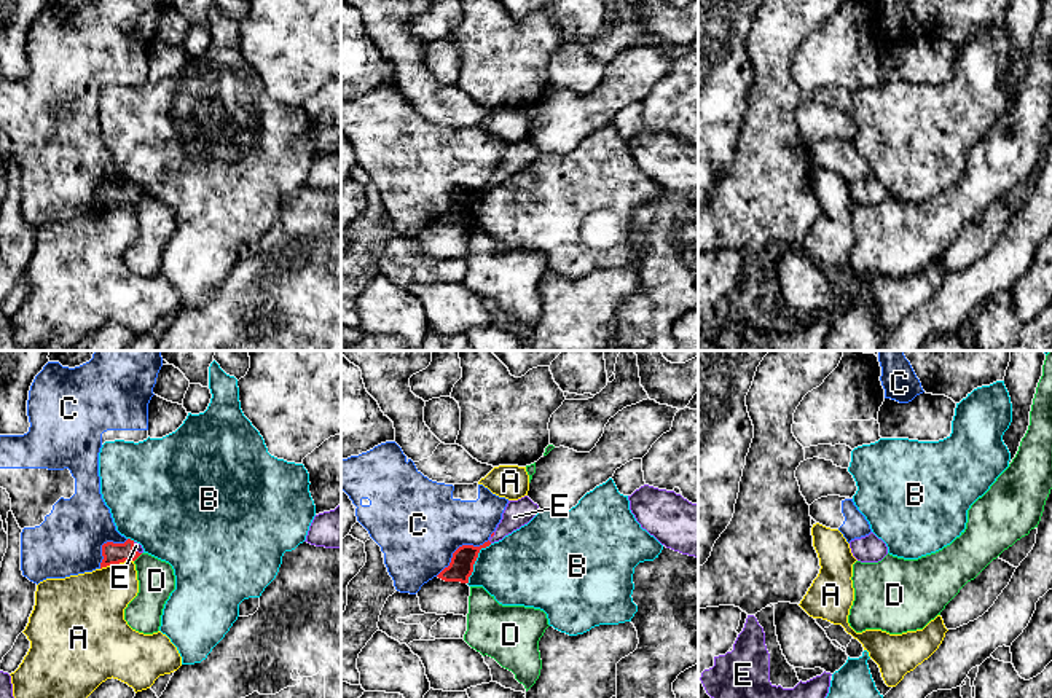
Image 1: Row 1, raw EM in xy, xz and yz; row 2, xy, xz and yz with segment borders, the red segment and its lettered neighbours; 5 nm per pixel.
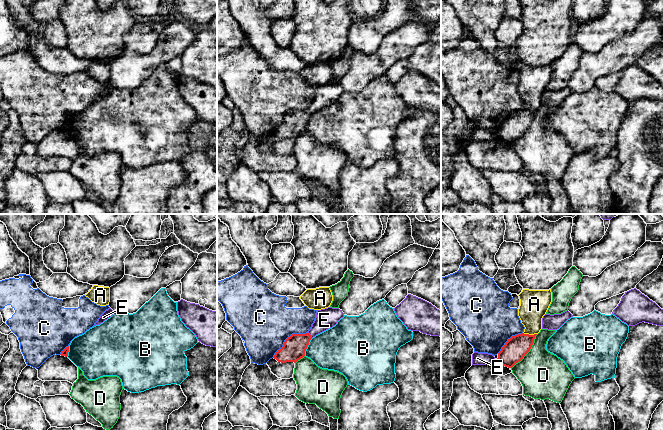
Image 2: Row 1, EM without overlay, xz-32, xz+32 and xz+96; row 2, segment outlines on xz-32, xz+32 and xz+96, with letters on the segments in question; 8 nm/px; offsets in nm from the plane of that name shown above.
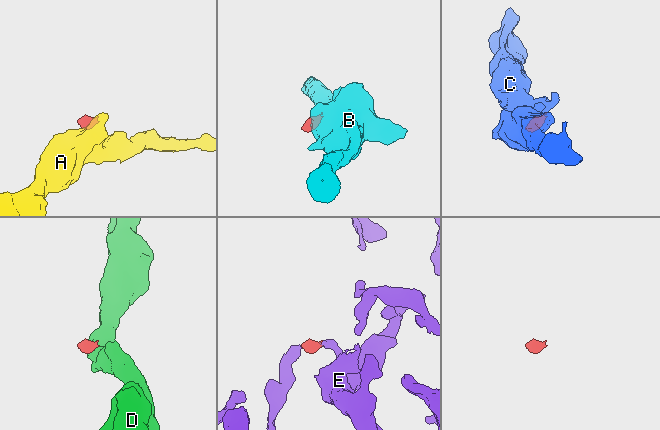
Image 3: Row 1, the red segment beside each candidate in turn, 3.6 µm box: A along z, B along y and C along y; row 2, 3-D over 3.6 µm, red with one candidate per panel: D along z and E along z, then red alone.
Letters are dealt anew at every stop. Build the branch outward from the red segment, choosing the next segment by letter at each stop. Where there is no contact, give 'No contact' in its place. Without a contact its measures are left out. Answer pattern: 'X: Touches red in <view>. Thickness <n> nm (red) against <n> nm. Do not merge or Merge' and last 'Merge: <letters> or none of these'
A: Touches red in xy. Thickness 110 nm (red) against 320 nm. Do not merge
B: Touches red in xz. Thickness 120 nm (red) against 360 nm. Do not merge
C: Touches red in xz. Thickness 120 nm (red) against 440 nm. Do not merge
D: Touches red in xy. Thickness 110 nm (red) against 190 nm. Do not merge
E: Touches red in xy. Thickness 110 nm (red) against 50 nm. Merge
Merge: E

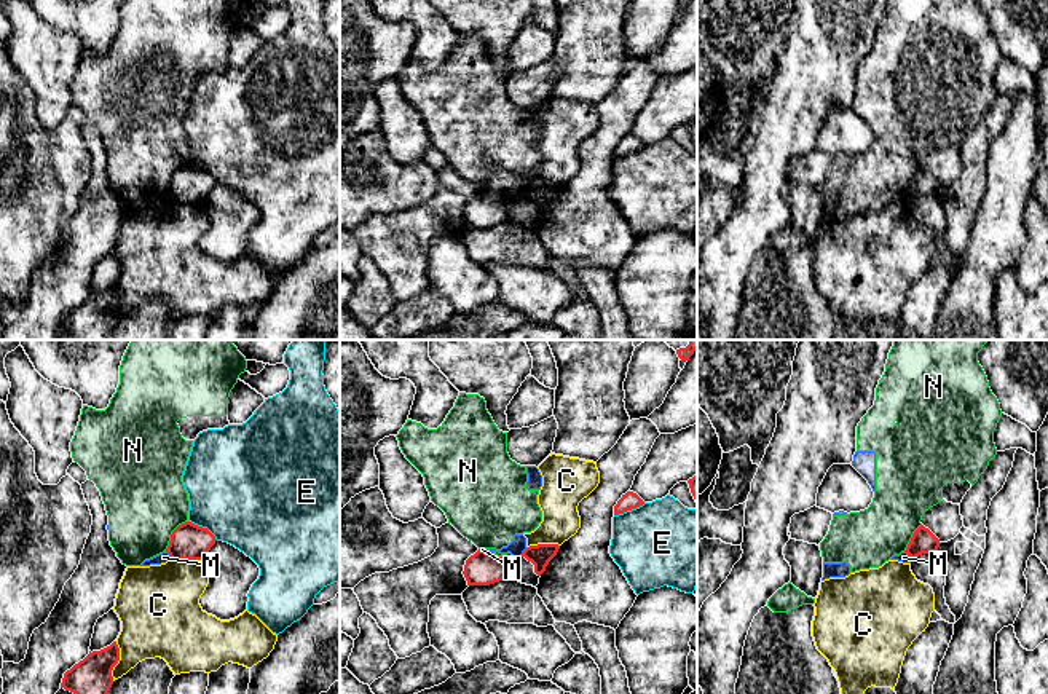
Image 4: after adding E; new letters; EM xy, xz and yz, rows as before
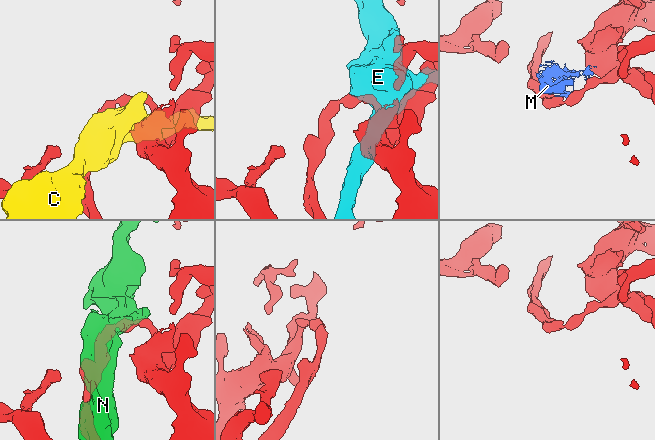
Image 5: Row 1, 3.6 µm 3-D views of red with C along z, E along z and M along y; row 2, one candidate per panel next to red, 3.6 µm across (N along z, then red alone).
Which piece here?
C: Touches red in xy. Thickness 220 nm (red) against 340 nm. Do not merge
E: Touches red in xy. Thickness 190 nm (red) against 480 nm. Do not merge
M: Touches red in xz. Thickness 110 nm (red) against 80 nm. Do not merge
N: Touches red in xy. Thickness 190 nm (red) against 420 nm. Do not merge
Merge: none of these

